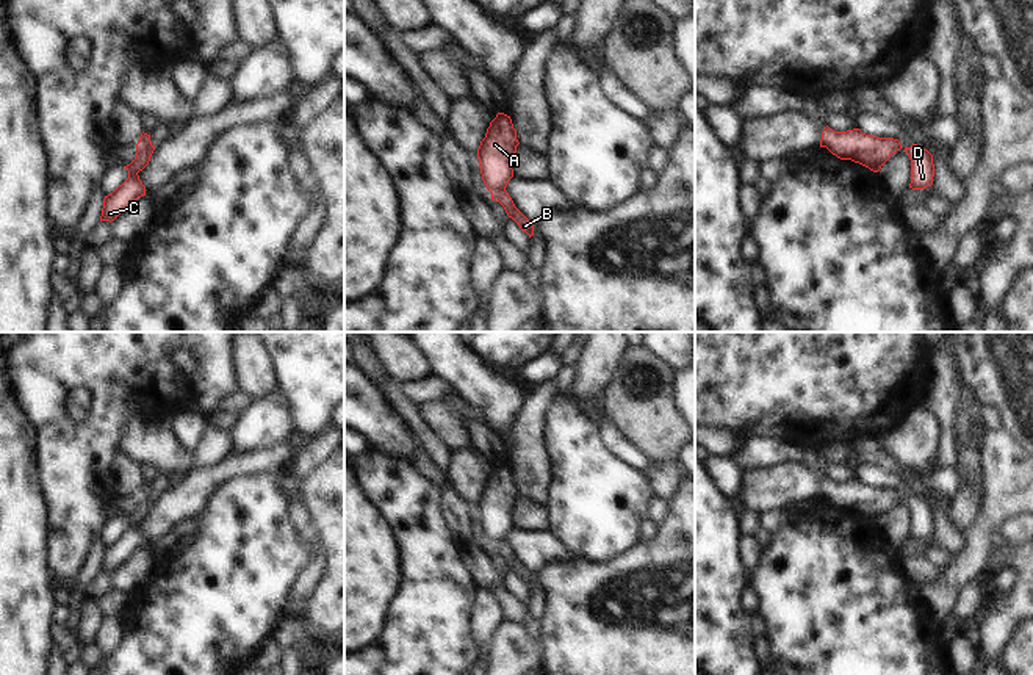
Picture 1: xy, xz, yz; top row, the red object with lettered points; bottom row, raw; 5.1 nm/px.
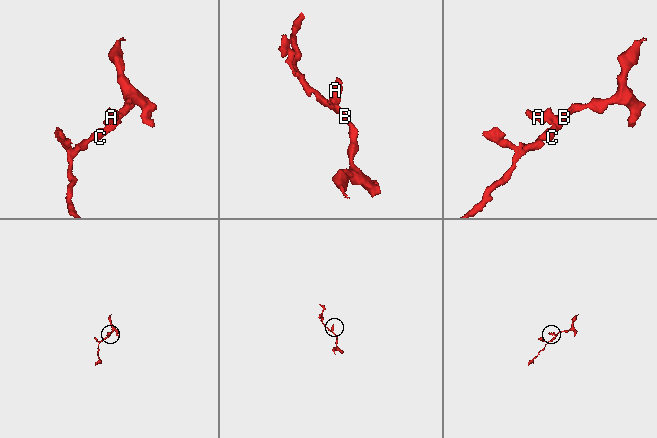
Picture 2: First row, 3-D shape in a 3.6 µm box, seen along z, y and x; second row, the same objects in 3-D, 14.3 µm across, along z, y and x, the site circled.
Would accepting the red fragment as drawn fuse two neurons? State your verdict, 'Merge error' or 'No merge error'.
Merge error

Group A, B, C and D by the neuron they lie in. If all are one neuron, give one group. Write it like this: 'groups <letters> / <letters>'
groups A / B C D

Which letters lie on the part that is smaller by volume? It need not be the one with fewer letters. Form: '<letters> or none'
A

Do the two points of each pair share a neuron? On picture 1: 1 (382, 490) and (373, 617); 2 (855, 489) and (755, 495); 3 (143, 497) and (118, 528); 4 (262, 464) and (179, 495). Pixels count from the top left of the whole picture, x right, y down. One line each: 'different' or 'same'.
1: different
2: same
3: same
4: same

